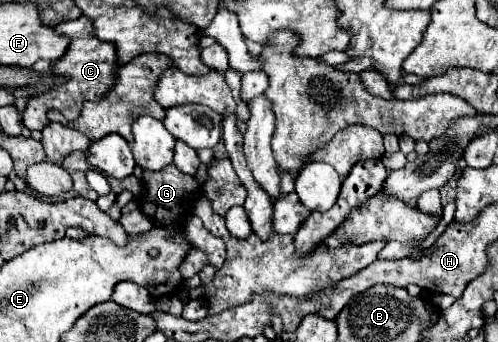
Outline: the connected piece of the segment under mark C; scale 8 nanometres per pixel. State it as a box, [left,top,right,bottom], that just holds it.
[23,17,117,129]

